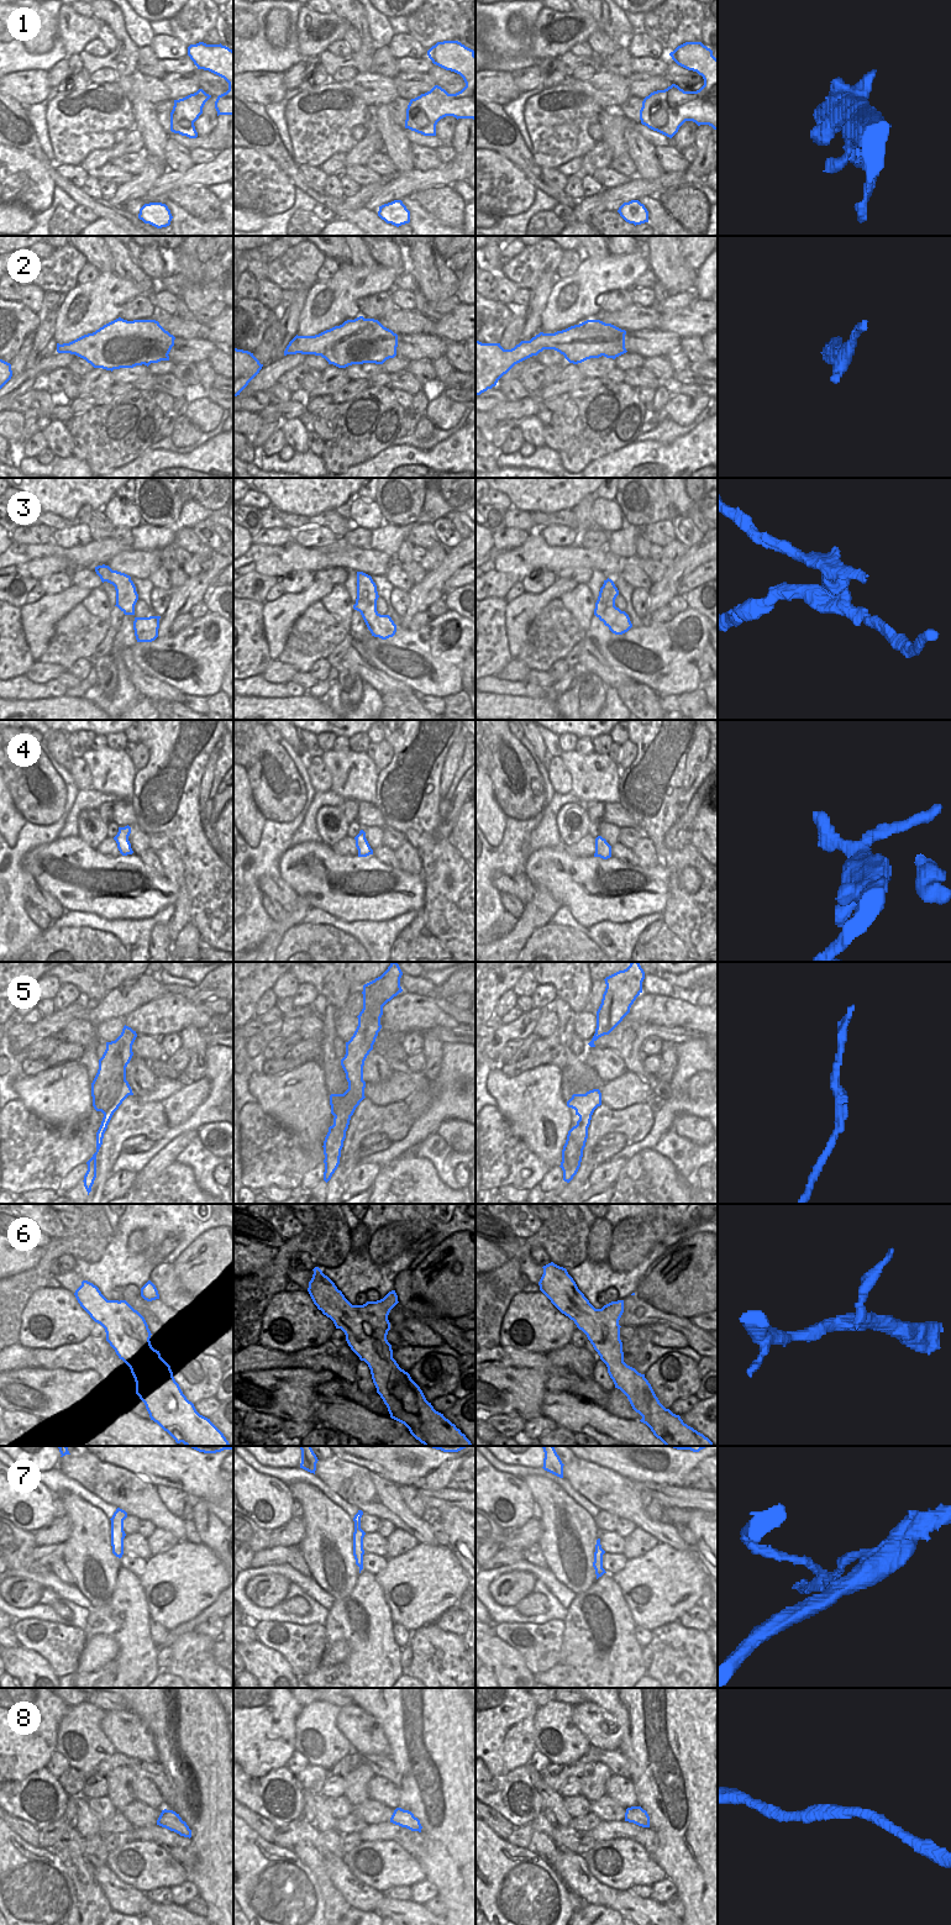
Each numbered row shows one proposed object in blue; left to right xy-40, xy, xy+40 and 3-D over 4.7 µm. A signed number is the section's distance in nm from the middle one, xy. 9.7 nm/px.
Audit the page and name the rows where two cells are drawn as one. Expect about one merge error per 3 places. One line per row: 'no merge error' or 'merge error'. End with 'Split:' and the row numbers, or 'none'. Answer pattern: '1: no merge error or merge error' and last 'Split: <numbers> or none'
1: no merge error
2: no merge error
3: merge error
4: no merge error
5: no merge error
6: no merge error
7: merge error
8: no merge error
Split: 3, 7

